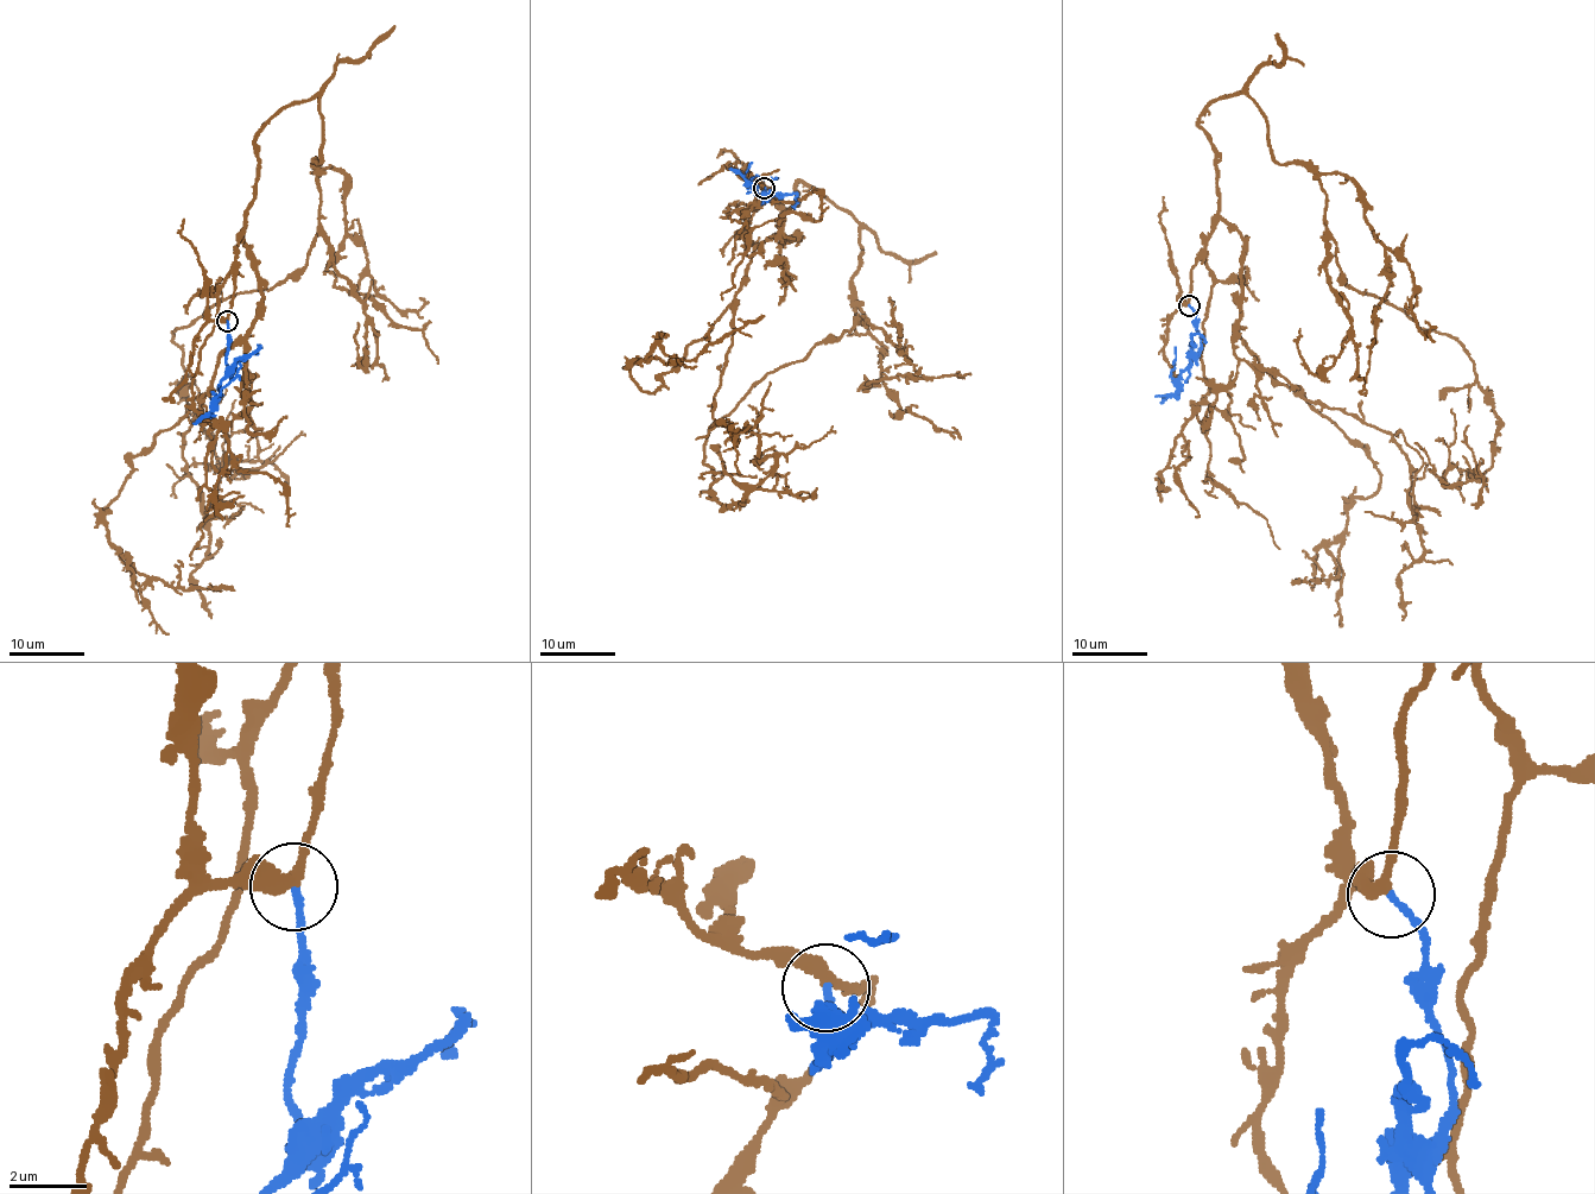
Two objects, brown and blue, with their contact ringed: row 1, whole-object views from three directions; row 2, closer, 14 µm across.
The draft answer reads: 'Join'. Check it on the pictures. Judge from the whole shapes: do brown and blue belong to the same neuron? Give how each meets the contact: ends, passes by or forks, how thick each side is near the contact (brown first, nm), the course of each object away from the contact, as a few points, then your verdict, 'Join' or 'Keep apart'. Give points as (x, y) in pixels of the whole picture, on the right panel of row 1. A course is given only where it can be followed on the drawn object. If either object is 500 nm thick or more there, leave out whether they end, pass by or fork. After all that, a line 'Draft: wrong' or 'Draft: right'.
At the ring brown passes by. At the ring blue ends. Thickness 280 nm (brown) against 180 nm. Course of brown: (1189, 304), (1198, 115), (1242, 93), (1341, 278), (1472, 361), (1492, 463), (1444, 485), (1453, 409). Course of blue: (1189, 304), (1195, 314), (1201, 349), (1176, 379), (1171, 374), (1176, 358), (1175, 347). Join
Draft: right

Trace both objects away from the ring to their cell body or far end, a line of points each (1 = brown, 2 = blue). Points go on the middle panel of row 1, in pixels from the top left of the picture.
1: (765, 188), (791, 208), (804, 181), (858, 223), (861, 251), (849, 332), (709, 428), (722, 506), (766, 460)
2: (765, 188), (761, 203), (764, 198), (752, 182), (758, 176), (773, 179), (774, 177)

